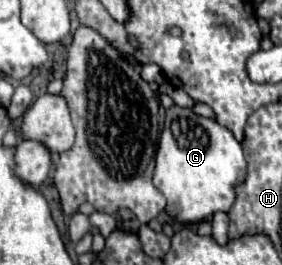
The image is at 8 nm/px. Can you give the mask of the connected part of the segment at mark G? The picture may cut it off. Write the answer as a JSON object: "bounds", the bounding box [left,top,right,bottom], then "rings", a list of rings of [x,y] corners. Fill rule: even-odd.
{"bounds":[154,105,246,223],"rings":[[[172,105],[166,109],[164,129],[156,151],[154,185],[166,197],[166,213],[182,223],[200,223],[216,211],[230,211],[236,199],[236,185],[246,177],[242,145],[230,129],[196,115],[192,109]]]}

